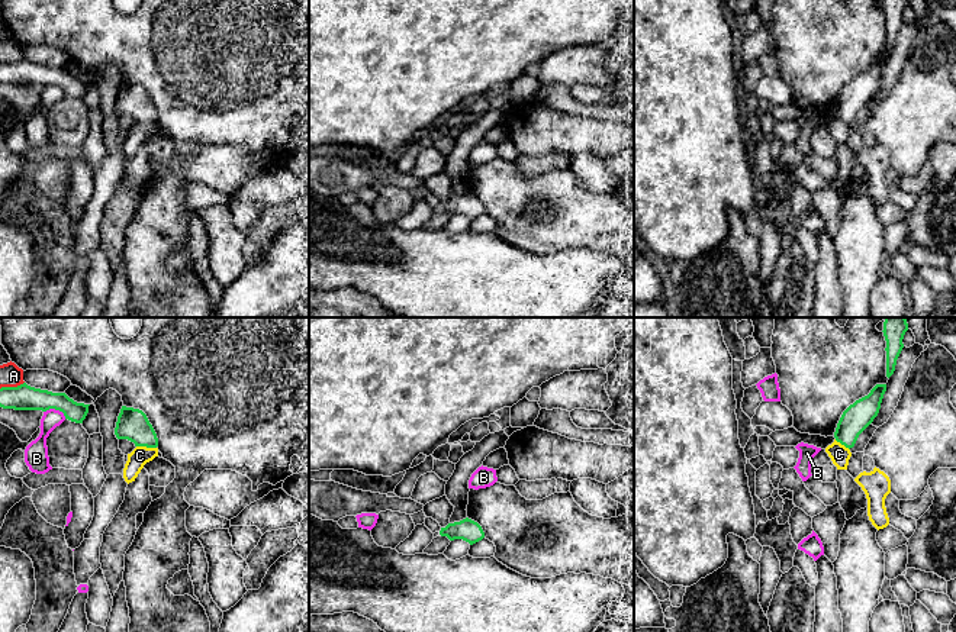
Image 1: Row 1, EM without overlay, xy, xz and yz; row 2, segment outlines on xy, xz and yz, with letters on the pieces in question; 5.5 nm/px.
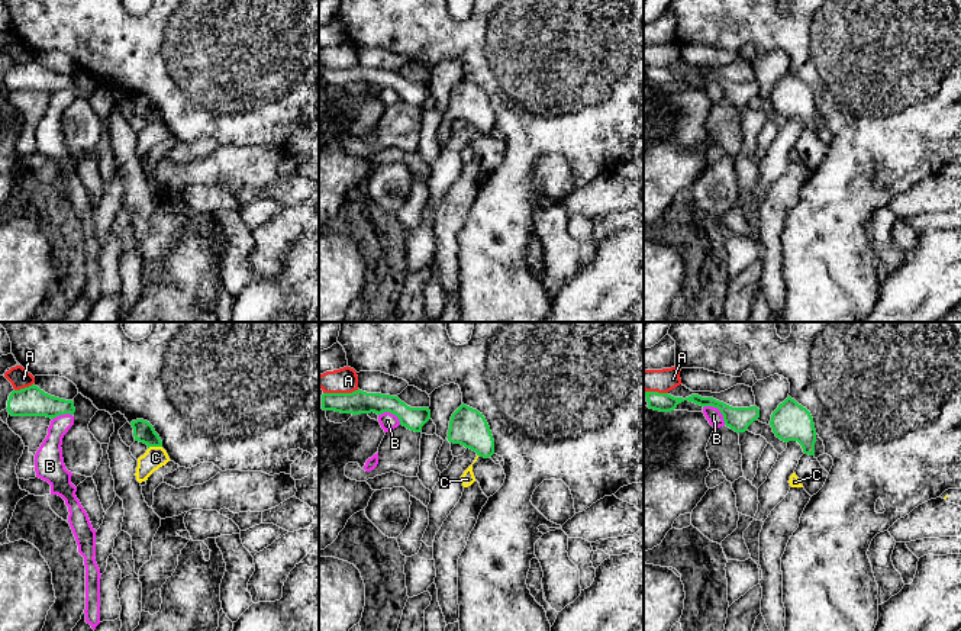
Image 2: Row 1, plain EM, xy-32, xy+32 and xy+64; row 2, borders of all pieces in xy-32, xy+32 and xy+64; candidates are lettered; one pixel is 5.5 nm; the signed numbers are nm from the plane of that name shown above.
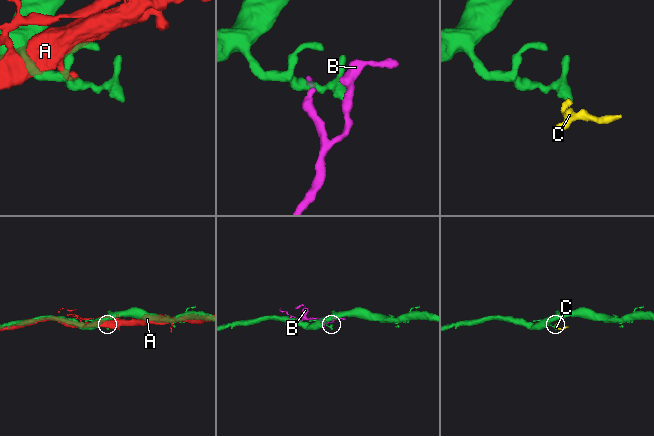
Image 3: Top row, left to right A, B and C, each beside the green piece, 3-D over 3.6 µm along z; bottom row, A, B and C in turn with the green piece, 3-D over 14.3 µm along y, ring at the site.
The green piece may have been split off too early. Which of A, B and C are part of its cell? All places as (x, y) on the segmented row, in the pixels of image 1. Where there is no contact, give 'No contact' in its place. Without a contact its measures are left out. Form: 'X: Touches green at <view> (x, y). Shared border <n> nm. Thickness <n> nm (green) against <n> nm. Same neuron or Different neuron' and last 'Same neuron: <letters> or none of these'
A: Touches green at xy (12, 387). Shared border 140 nm. Thickness 140 nm (green) against 130 nm. Different neuron
B: Touches green at xy (55, 409). Shared border 130 nm. Thickness 140 nm (green) against 110 nm. Different neuron
C: Touches green at xy (147, 447). Shared border 110 nm. Thickness 180 nm (green) against 100 nm. Different neuron
Same neuron: none of these

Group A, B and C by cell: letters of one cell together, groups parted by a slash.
A / B / C

